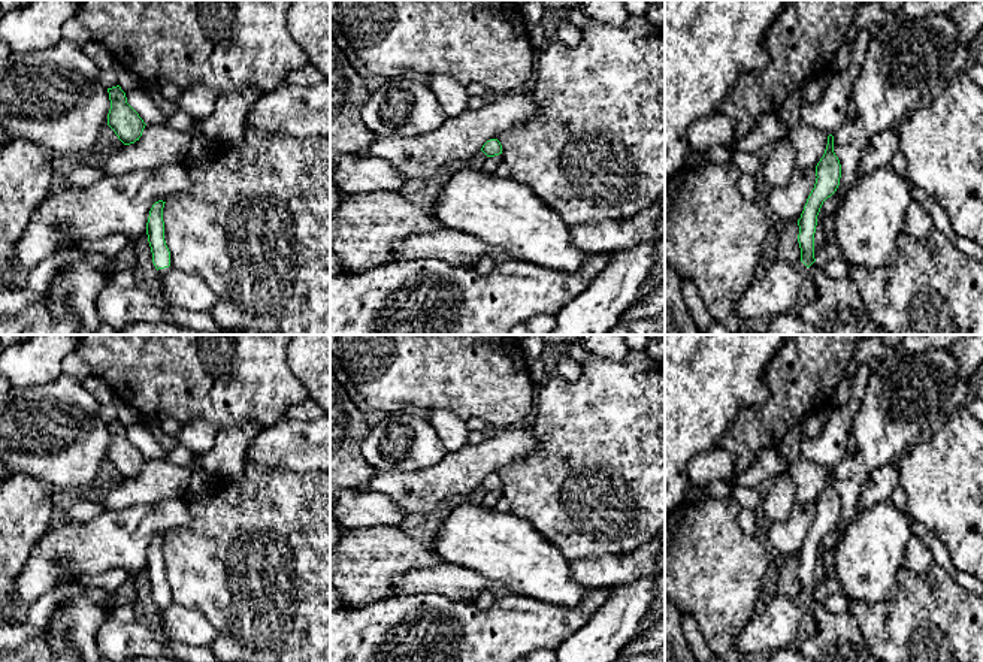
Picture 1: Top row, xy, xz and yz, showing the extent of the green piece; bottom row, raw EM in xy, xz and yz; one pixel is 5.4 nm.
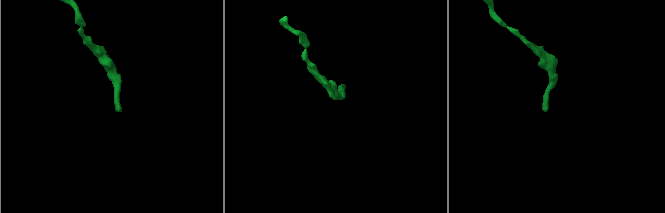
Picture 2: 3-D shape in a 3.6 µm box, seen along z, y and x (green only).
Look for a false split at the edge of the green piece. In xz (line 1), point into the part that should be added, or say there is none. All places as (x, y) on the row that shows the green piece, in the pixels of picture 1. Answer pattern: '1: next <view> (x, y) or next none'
1: next none

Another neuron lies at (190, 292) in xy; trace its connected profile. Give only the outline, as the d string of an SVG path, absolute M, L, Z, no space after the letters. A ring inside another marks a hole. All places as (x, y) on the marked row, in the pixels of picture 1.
M170 267L158 276L161 303L193 312L209 312L218 303L218 294L203 278Z

